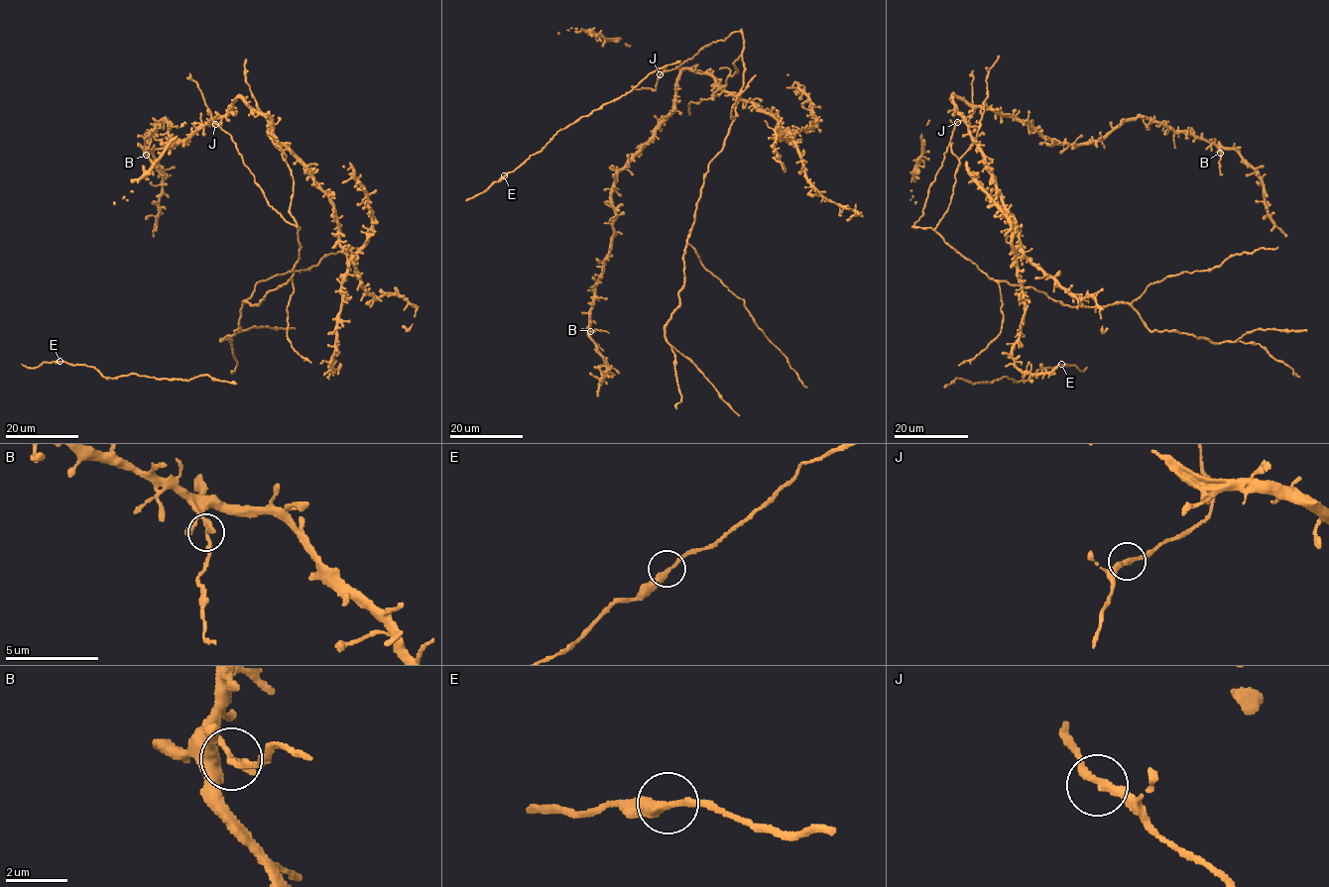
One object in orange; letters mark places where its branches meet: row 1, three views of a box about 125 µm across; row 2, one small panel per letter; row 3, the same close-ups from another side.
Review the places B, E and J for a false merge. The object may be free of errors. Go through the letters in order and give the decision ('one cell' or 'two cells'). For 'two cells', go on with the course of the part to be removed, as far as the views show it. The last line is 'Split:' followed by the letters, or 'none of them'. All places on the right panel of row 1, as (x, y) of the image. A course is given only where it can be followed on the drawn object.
B: two cells | (1220, 153), (1222, 175)
E: one cell
J: one cell
Split: B

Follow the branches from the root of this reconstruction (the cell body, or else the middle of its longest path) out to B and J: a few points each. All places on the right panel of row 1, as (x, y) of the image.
B: (956, 180), (972, 140), (953, 94), (1028, 122), (1057, 143), (1092, 143), (1146, 117), (1191, 132), (1220, 153)
J: (956, 180), (948, 209), (939, 223), (934, 228), (915, 227), (957, 122)

